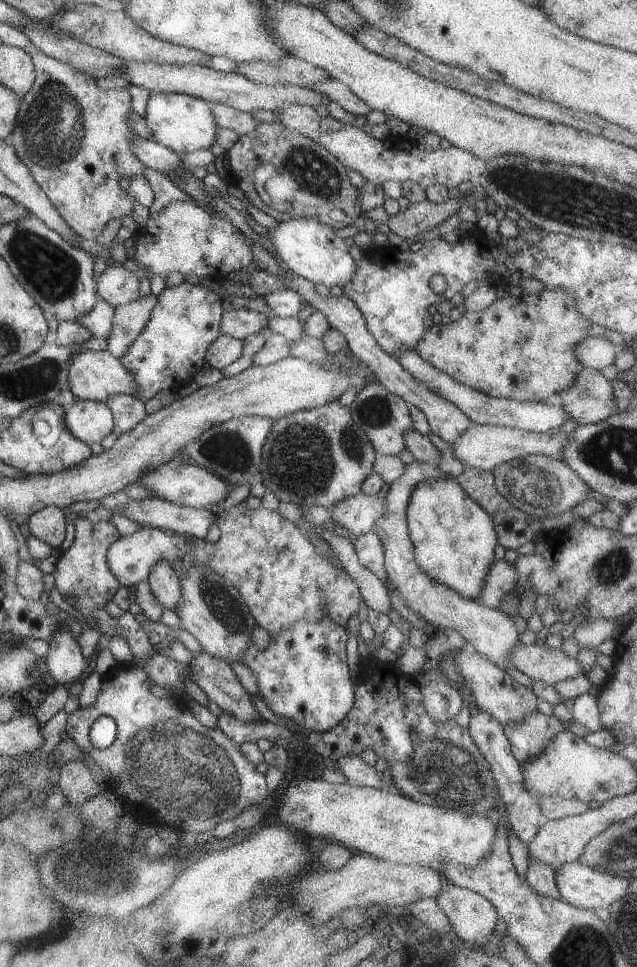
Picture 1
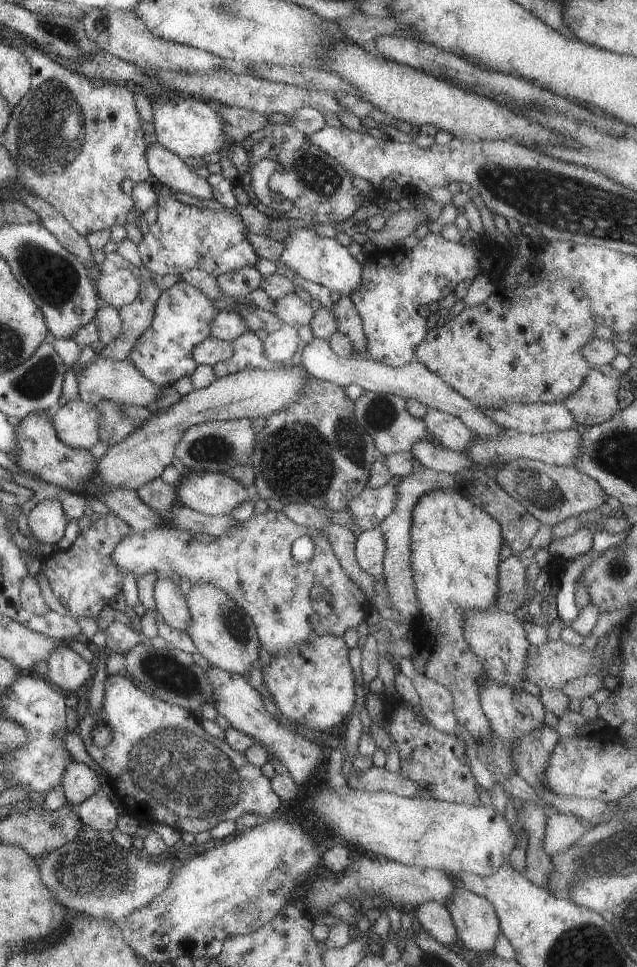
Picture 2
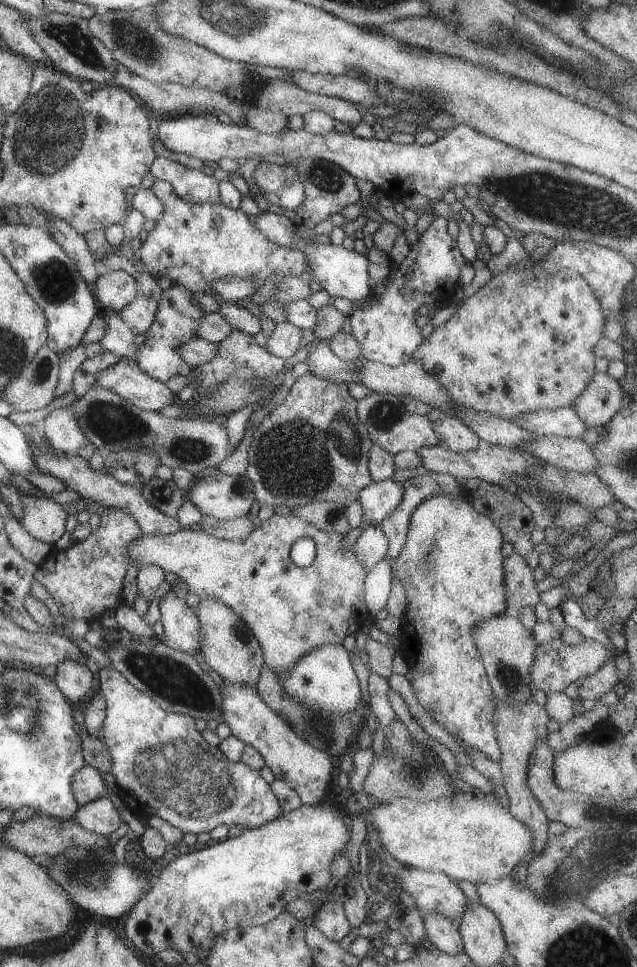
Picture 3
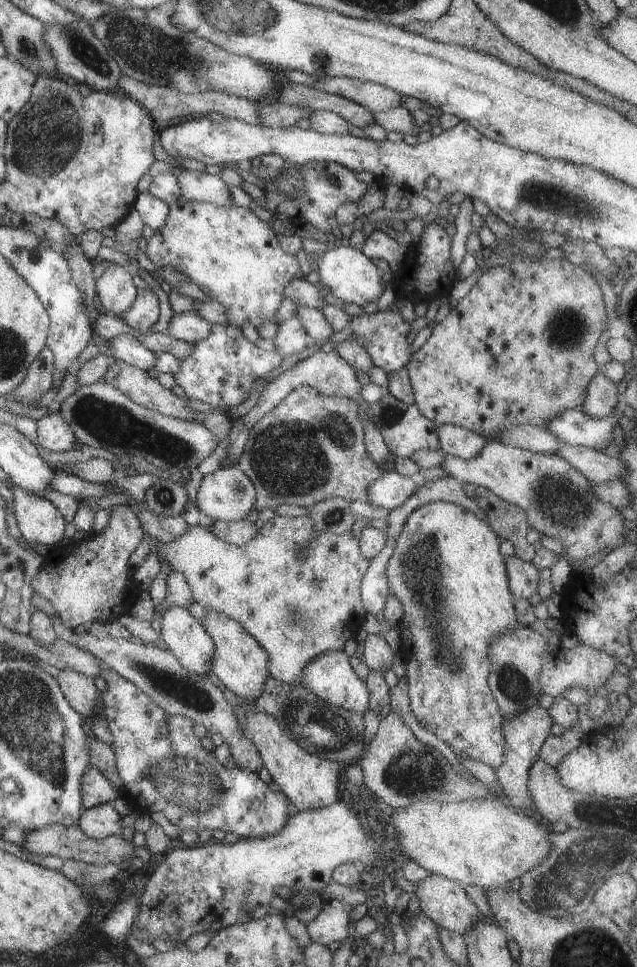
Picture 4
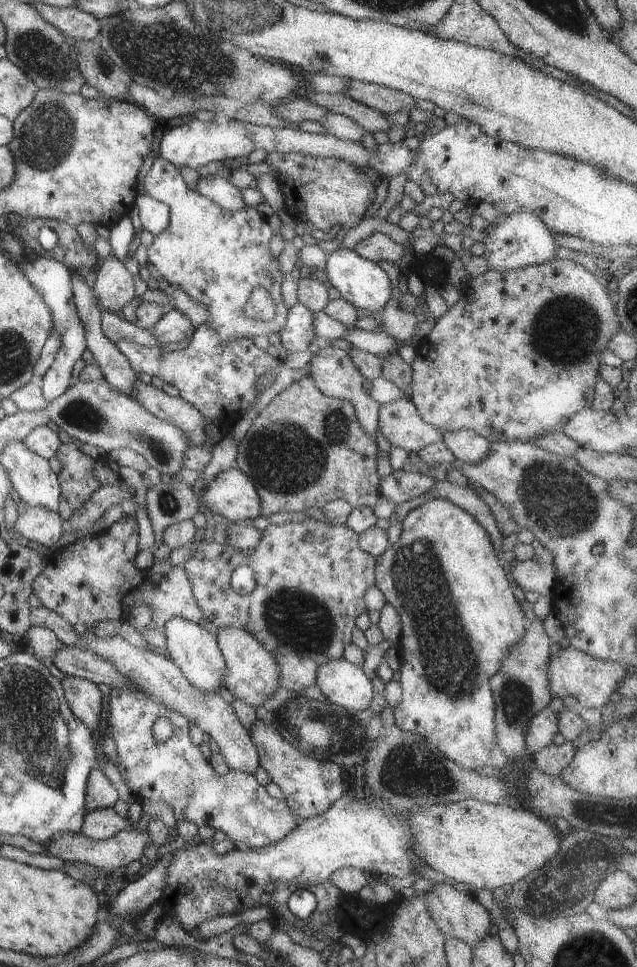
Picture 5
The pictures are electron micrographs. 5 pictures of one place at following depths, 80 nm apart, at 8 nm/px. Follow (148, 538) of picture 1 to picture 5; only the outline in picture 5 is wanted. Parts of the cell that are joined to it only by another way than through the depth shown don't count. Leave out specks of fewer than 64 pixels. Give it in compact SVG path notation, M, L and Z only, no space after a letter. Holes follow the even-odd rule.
M311 518L303 520L303 522L285 522L284 524L277 524L277 526L267 527L262 531L262 540L259 540L255 544L255 548L251 550L239 550L233 549L231 546L223 546L223 544L217 544L217 542L211 542L211 540L202 540L198 544L198 548L195 553L187 560L183 562L181 566L185 570L186 578L189 578L189 583L193 588L193 596L195 601L201 610L202 616L205 616L206 620L209 620L215 628L239 628L245 630L246 633L251 634L261 646L264 646L265 650L275 658L275 664L277 664L277 682L286 690L292 690L293 692L299 692L303 688L313 686L315 684L315 674L317 674L317 668L323 666L325 662L329 660L339 660L342 657L343 649L347 644L351 643L351 630L355 627L355 619L366 611L364 594L365 590L371 586L374 582L374 565L375 557L367 552L361 550L358 546L358 535L350 530L345 525L329 525L323 524L319 521L315 521ZM248 565L253 571L253 579L255 580L255 586L249 594L240 596L231 590L229 585L230 575L237 568L237 566Z

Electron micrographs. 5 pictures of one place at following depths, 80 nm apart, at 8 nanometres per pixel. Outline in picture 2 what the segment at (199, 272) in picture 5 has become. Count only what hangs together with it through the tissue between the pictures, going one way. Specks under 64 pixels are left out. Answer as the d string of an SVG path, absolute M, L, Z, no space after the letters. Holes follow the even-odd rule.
M165 185L156 188L156 202L158 204L158 217L152 225L148 226L148 232L142 236L142 239L136 245L138 255L140 256L141 266L147 271L157 275L177 276L191 269L205 270L217 278L223 273L239 270L243 267L253 267L259 259L255 254L251 244L245 237L246 226L242 218L235 211L224 210L215 212L205 208L197 208L193 205L183 204L174 196L171 196L171 190Z

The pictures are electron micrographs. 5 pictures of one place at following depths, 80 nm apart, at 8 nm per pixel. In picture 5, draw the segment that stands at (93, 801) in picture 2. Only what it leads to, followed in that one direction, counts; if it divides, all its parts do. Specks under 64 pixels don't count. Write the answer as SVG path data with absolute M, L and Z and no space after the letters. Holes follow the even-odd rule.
M112 807L86 812L82 822L82 835L95 841L105 840L130 827L129 821L119 818Z

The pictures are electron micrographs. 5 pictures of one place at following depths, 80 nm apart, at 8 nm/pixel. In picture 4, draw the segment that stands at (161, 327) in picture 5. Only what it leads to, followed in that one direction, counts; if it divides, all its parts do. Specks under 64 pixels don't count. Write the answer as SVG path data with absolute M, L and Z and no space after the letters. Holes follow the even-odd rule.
M193 311L173 314L169 319L167 328L163 330L163 334L169 335L177 340L196 343L203 339L211 331L212 323L202 319Z

